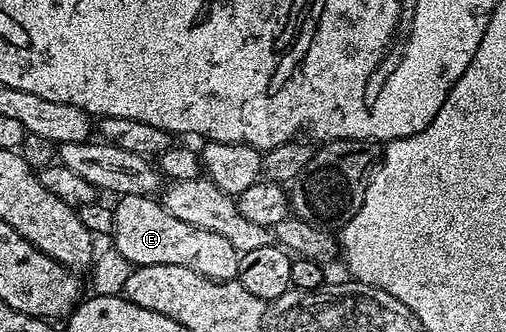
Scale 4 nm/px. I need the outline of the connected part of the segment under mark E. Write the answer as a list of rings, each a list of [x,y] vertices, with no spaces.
[[[123,195],[116,203],[112,208],[112,244],[133,267],[183,265],[208,279],[224,281],[237,278],[239,253],[231,241],[219,237],[219,233],[211,233],[207,229],[187,225],[187,221],[179,221],[179,217],[171,217],[171,213],[167,213],[156,198],[148,195]]]

